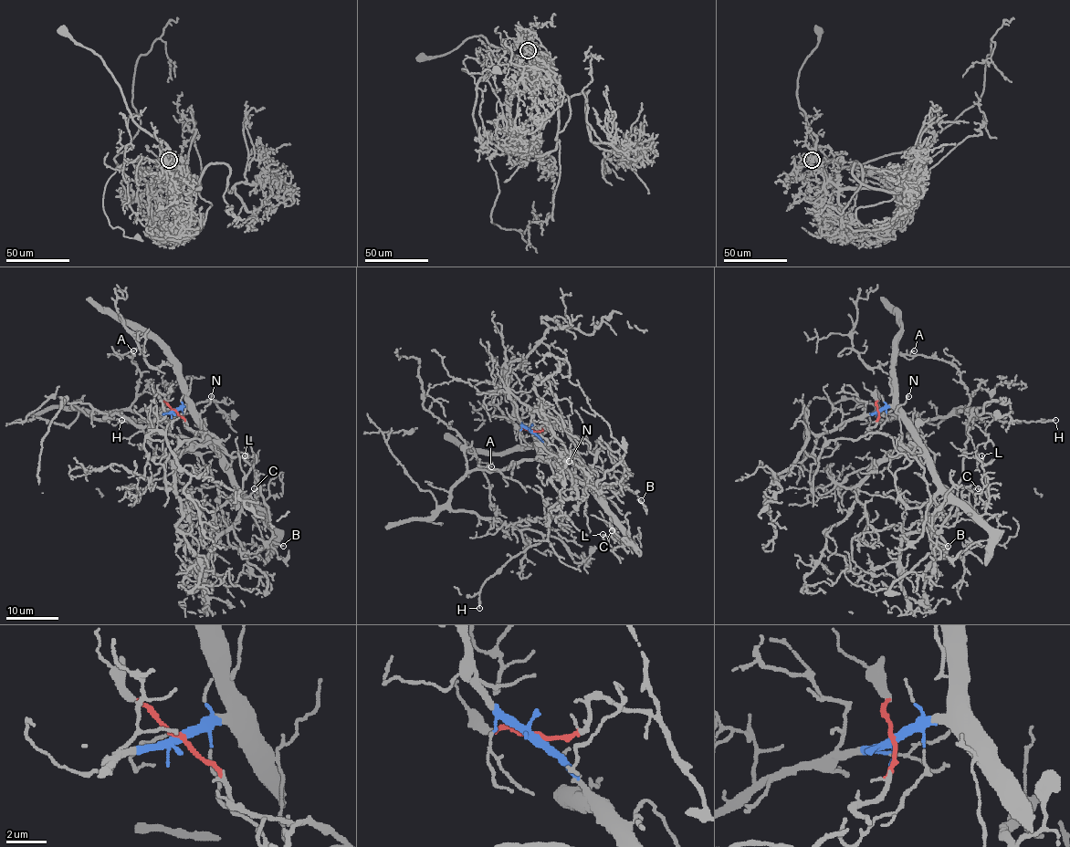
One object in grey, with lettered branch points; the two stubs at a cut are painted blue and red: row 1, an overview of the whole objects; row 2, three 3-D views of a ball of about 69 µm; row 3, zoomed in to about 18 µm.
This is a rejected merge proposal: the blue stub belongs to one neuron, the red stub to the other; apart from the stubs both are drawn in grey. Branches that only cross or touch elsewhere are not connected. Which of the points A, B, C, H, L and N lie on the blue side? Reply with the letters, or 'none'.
B, C, L, N

